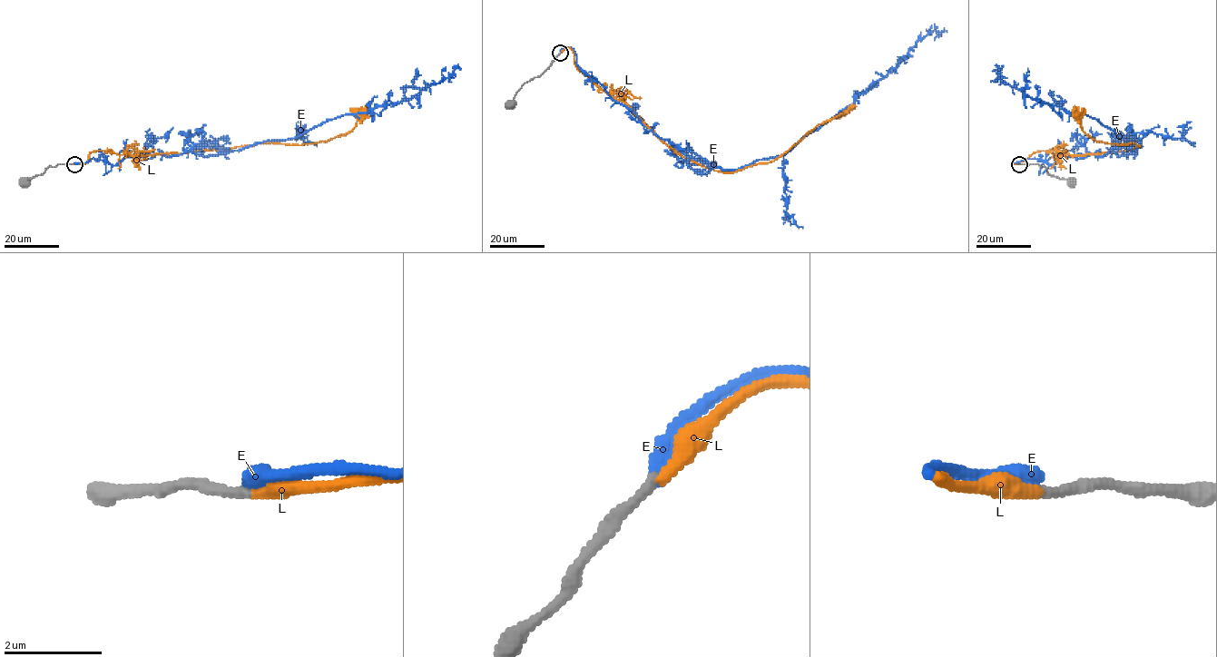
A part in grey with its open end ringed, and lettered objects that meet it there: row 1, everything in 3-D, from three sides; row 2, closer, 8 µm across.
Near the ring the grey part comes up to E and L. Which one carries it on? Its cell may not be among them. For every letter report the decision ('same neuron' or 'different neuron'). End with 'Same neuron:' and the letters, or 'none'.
E: different neuron
L: same neuron
Same neuron: L

